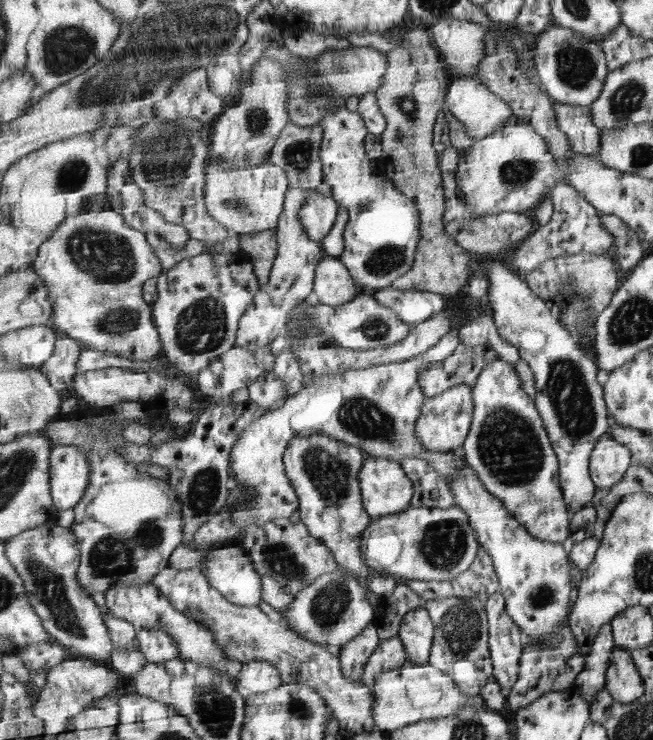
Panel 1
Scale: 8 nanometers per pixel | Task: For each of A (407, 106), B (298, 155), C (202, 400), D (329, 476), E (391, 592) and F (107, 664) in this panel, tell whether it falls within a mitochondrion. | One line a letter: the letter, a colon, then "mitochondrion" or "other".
A: mitochondrion
B: mitochondrion
C: other
D: mitochondrion
E: other
F: other

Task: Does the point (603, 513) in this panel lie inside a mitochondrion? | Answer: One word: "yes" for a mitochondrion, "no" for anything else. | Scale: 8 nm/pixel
no

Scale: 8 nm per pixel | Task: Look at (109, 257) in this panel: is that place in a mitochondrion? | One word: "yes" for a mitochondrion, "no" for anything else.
yes

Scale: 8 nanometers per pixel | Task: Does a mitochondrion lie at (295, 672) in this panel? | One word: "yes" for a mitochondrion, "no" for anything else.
yes

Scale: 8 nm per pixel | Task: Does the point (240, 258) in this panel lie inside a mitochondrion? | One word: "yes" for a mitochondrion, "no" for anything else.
no

